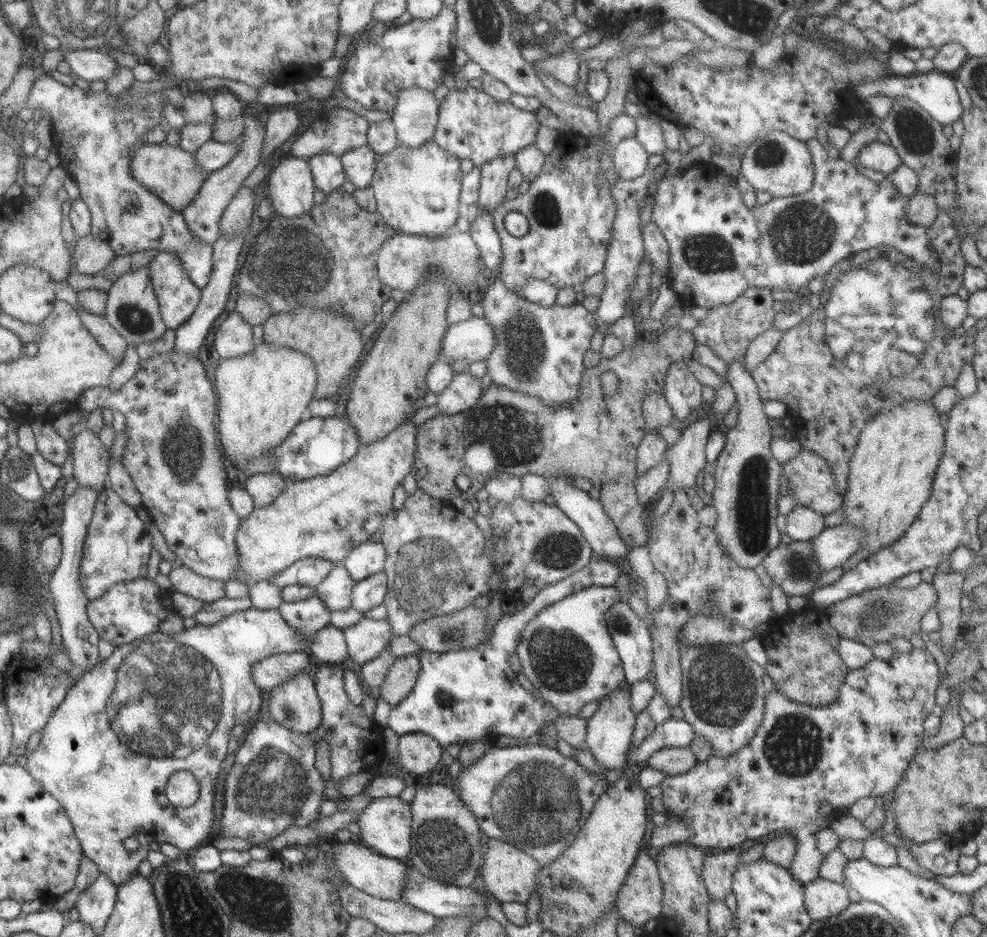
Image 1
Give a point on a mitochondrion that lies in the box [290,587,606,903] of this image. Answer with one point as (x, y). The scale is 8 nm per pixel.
(538, 801)

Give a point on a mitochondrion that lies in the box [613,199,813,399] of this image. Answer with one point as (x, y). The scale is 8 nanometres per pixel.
(707, 253)

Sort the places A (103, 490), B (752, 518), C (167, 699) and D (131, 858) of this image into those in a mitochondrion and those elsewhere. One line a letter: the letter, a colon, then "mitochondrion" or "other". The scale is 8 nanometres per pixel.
A: other
B: mitochondrion
C: mitochondrion
D: other

